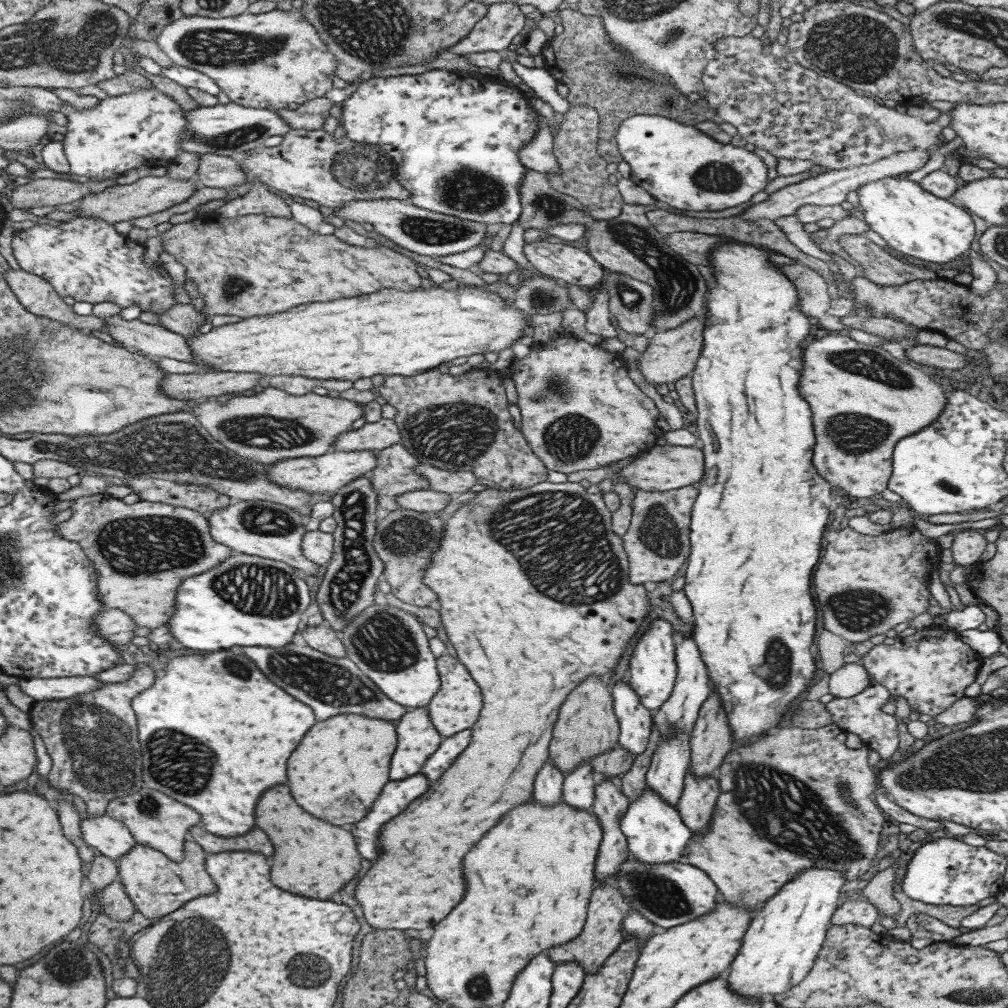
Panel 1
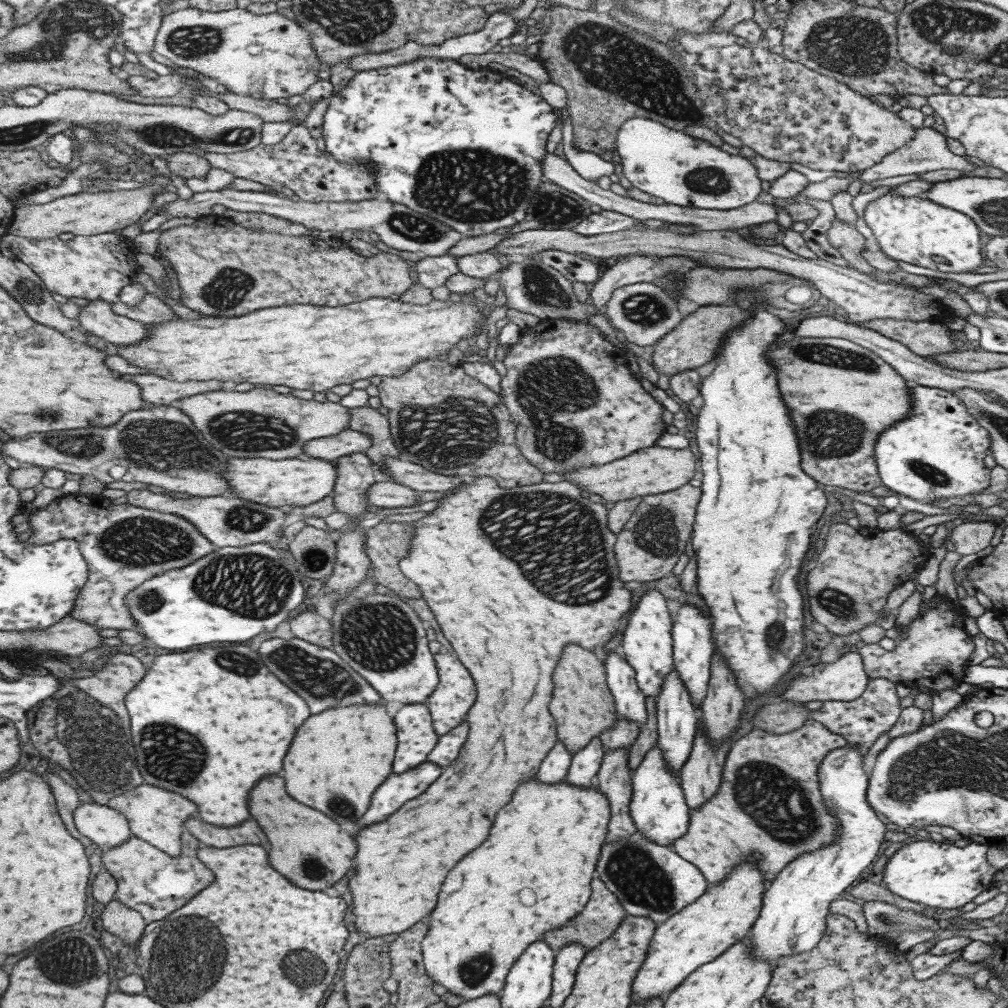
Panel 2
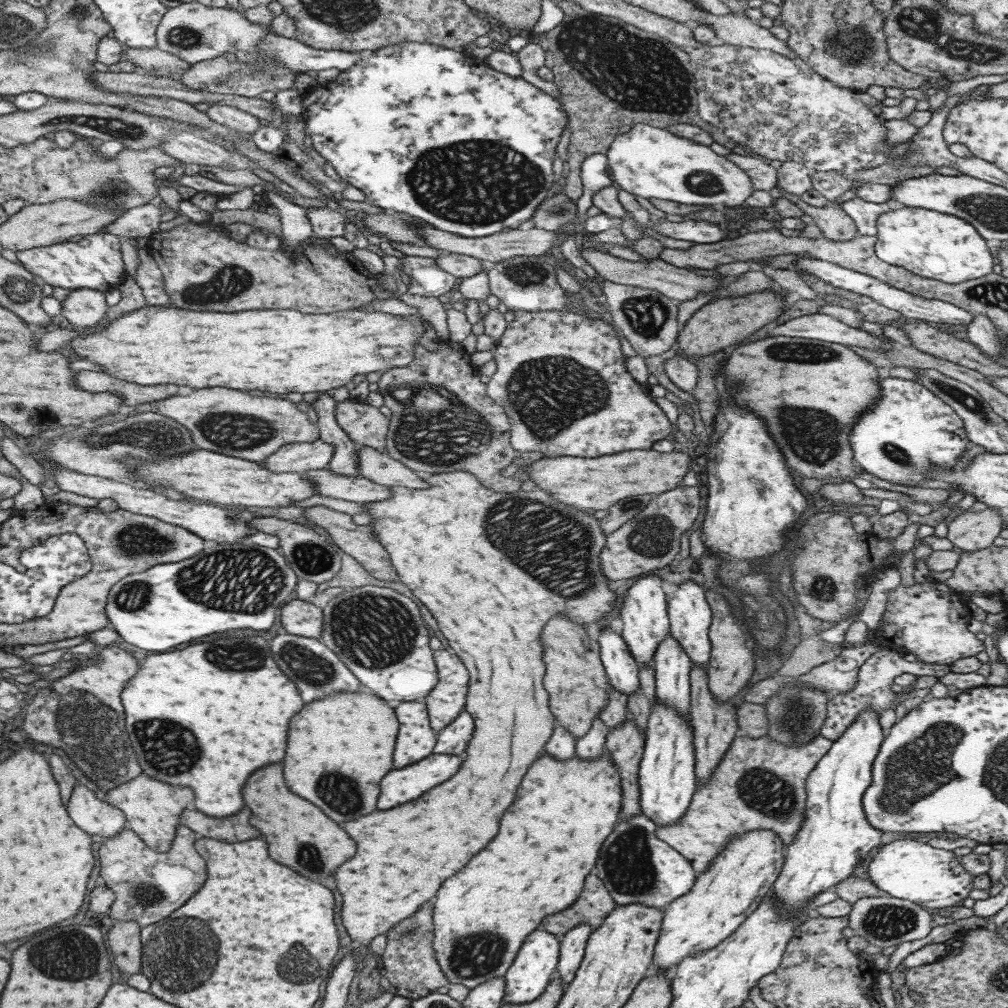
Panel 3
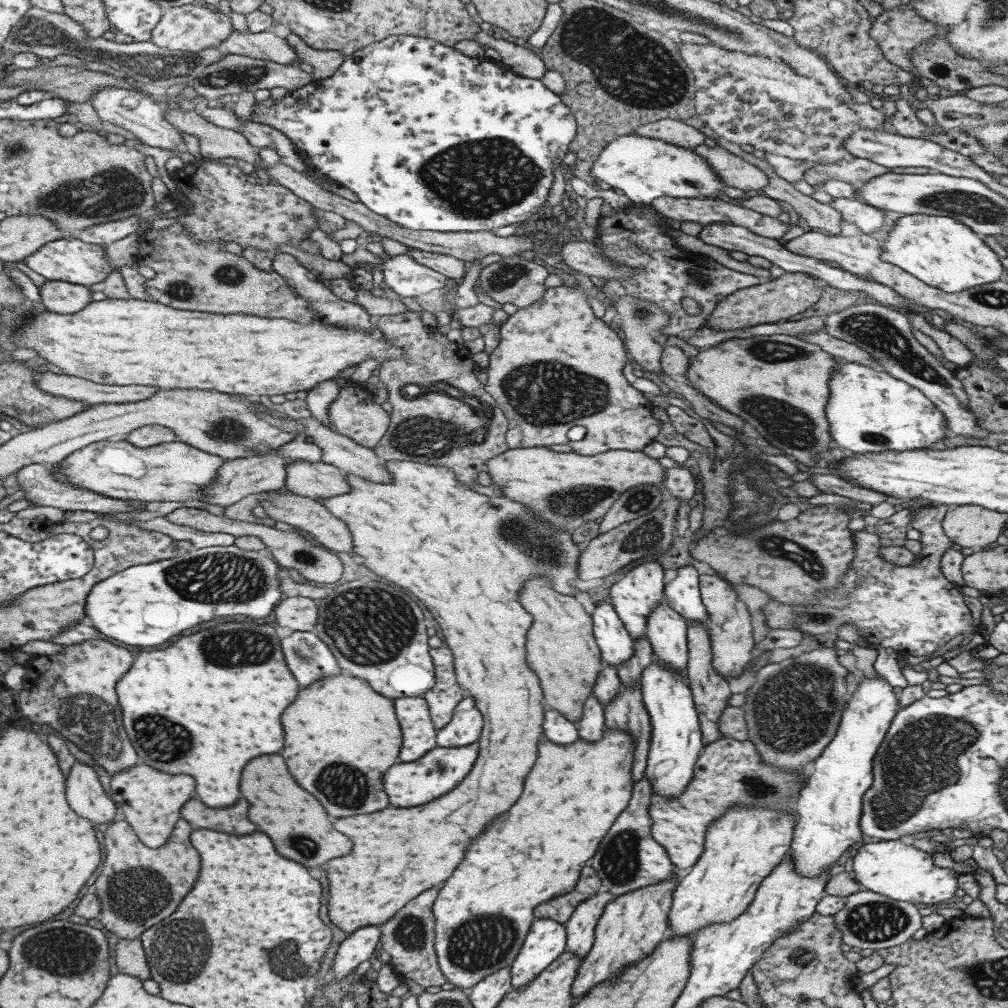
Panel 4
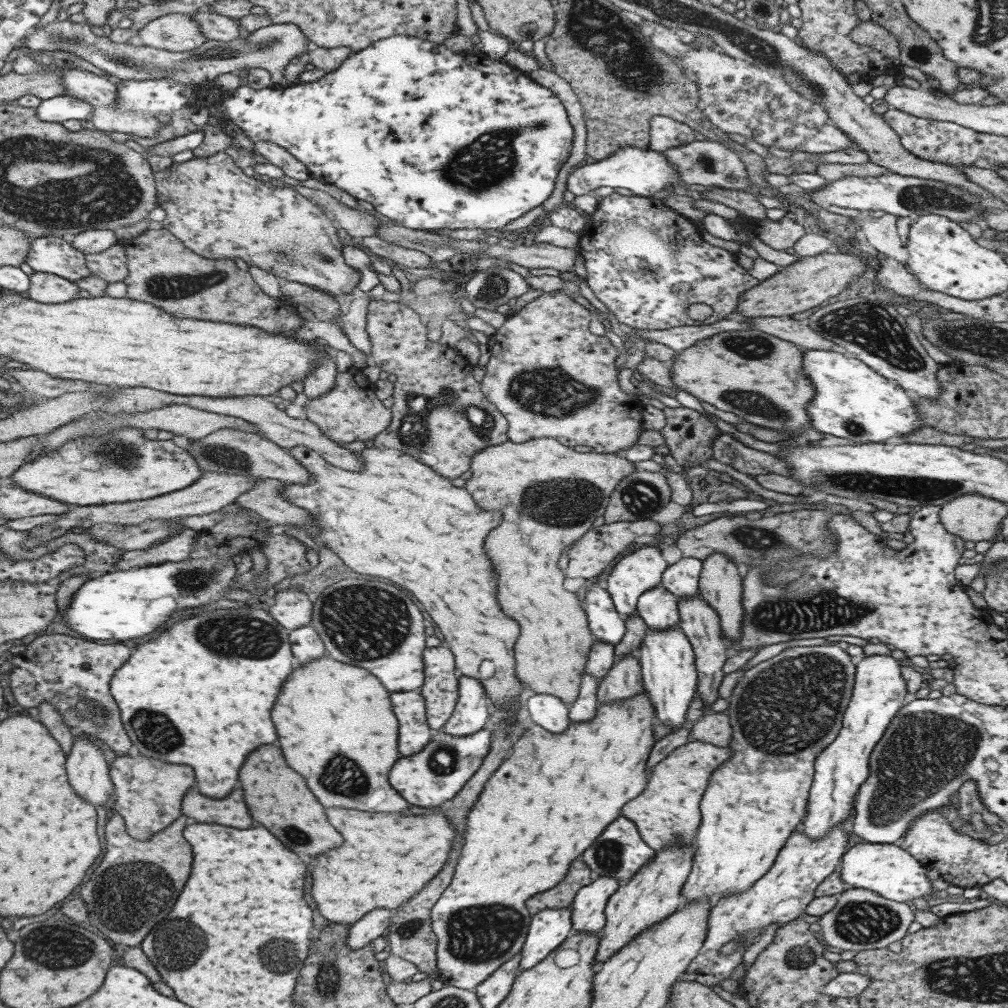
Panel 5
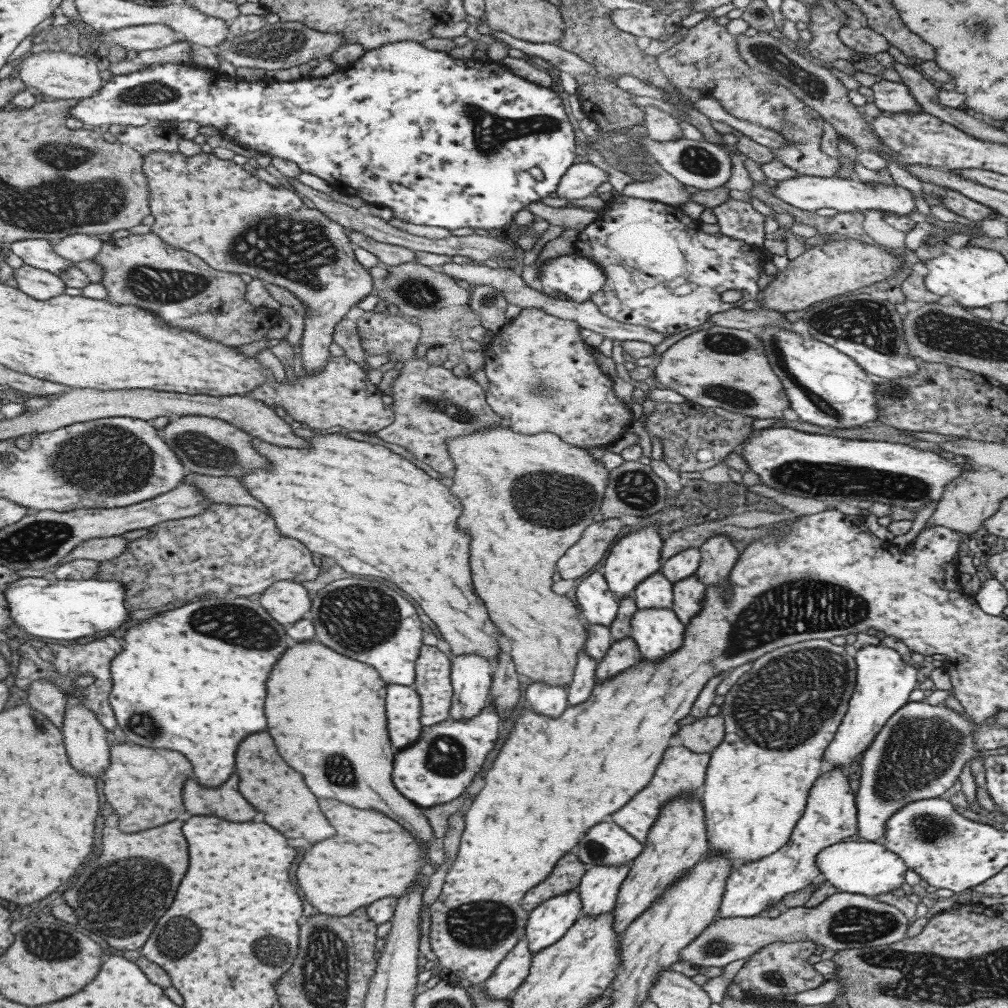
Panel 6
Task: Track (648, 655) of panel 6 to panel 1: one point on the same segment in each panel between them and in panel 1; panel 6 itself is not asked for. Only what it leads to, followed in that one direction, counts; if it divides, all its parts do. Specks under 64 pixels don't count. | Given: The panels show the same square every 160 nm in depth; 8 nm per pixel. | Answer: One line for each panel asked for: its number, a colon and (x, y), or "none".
1: (654, 832)
2: (657, 807)
3: (666, 779)
4: (675, 743)
5: (666, 659)

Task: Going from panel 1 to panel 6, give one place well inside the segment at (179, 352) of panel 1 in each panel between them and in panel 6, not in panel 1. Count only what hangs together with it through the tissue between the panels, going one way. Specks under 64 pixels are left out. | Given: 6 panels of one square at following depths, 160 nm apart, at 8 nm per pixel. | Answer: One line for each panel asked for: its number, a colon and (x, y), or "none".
2: (98, 317)
3: (84, 307)
4: (58, 296)
5: (46, 288)
6: (40, 284)

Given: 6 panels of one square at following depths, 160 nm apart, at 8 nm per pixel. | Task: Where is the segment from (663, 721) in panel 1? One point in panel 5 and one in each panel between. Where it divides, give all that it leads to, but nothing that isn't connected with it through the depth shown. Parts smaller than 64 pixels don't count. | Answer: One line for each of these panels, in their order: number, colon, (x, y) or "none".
2: (690, 631)
3: (689, 616)
4: (681, 594)
5: (681, 578)

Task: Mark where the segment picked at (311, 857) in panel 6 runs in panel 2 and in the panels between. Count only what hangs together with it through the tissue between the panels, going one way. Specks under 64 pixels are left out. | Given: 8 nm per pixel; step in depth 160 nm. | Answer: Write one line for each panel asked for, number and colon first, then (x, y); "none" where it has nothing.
2: (507, 624)
3: (453, 543)
4: (464, 555)
5: (390, 856)

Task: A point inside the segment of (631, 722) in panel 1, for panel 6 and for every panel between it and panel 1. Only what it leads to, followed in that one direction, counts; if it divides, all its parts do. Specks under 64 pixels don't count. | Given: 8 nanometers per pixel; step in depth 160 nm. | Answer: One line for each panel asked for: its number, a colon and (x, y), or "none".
2: (629, 701)
3: (621, 670)
4: (615, 645)
5: (604, 623)
6: (595, 601)

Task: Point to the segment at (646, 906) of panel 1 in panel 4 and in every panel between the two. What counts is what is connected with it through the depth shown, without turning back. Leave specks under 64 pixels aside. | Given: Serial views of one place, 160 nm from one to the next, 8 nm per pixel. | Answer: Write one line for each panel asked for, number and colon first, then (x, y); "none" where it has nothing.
2: (649, 880)
3: (635, 866)
4: (627, 858)

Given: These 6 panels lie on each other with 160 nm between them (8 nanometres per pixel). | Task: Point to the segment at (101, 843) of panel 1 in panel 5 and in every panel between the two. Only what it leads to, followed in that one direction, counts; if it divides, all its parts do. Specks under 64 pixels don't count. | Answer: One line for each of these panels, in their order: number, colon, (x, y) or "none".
2: (105, 826)
3: (95, 816)
4: (87, 797)
5: (89, 773)

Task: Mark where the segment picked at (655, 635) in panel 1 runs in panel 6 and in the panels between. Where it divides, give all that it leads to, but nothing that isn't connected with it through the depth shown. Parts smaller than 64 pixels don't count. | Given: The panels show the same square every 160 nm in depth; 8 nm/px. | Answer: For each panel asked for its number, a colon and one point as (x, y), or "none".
2: (646, 643)
3: (643, 614)
4: (634, 596)
5: (640, 570)
6: (635, 556)

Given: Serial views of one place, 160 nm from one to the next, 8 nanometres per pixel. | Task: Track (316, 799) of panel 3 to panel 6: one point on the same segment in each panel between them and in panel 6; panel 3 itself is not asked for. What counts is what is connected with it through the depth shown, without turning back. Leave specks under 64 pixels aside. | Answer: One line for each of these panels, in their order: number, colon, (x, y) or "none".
4: (341, 736)
5: (332, 719)
6: (325, 712)

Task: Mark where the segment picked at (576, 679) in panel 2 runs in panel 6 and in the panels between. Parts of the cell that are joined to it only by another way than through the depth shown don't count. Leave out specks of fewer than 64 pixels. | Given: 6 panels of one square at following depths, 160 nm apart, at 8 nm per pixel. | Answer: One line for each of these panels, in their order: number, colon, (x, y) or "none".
3: (574, 678)
4: (560, 650)
5: (548, 495)
6: (526, 499)

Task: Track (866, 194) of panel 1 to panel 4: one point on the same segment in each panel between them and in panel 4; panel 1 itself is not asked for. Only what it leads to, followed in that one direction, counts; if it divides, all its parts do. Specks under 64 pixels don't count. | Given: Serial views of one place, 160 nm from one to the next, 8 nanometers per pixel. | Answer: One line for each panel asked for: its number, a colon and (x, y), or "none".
2: (908, 229)
3: (929, 244)
4: (941, 252)

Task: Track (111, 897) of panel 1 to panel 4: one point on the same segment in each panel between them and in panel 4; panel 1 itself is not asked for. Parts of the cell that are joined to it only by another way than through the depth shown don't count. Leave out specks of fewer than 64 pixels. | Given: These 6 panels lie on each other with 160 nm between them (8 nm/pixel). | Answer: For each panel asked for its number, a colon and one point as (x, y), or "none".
2: (123, 921)
3: (124, 935)
4: (129, 955)

